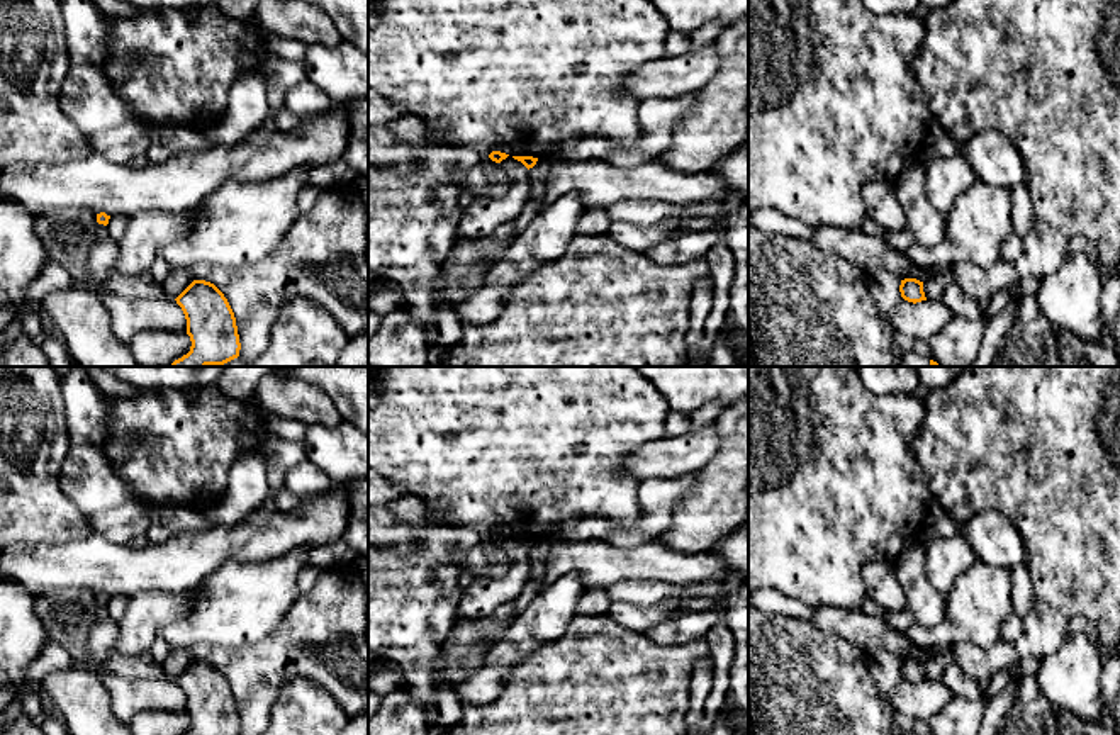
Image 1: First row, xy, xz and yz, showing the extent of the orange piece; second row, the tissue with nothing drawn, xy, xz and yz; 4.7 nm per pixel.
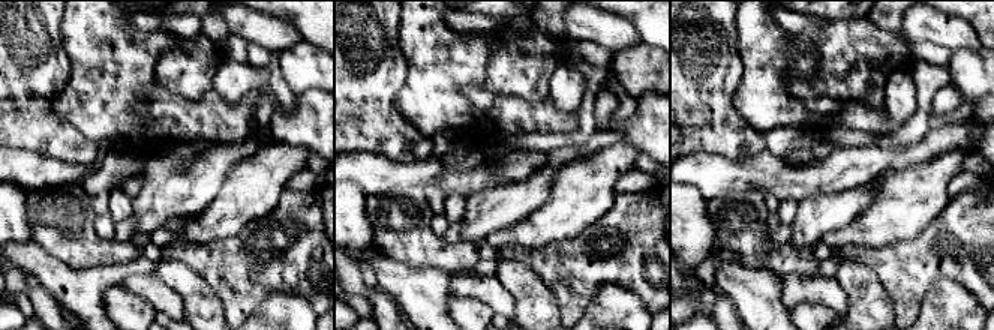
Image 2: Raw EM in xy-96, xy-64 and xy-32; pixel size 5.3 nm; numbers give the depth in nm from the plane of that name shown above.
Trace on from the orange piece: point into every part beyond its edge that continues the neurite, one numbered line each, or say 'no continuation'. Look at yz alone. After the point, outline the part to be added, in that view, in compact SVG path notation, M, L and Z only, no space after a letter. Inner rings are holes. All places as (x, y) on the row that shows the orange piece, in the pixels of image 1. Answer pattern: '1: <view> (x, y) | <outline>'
no continuation

